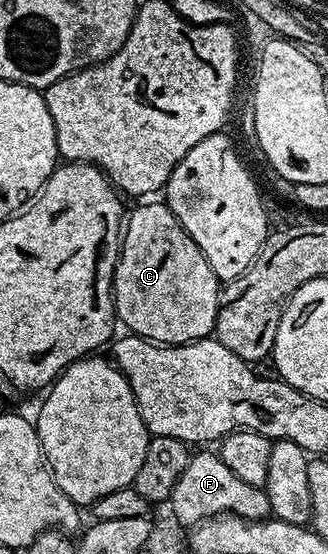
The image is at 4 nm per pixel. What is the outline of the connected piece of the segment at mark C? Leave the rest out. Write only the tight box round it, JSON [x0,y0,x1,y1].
[111,202,221,344]

